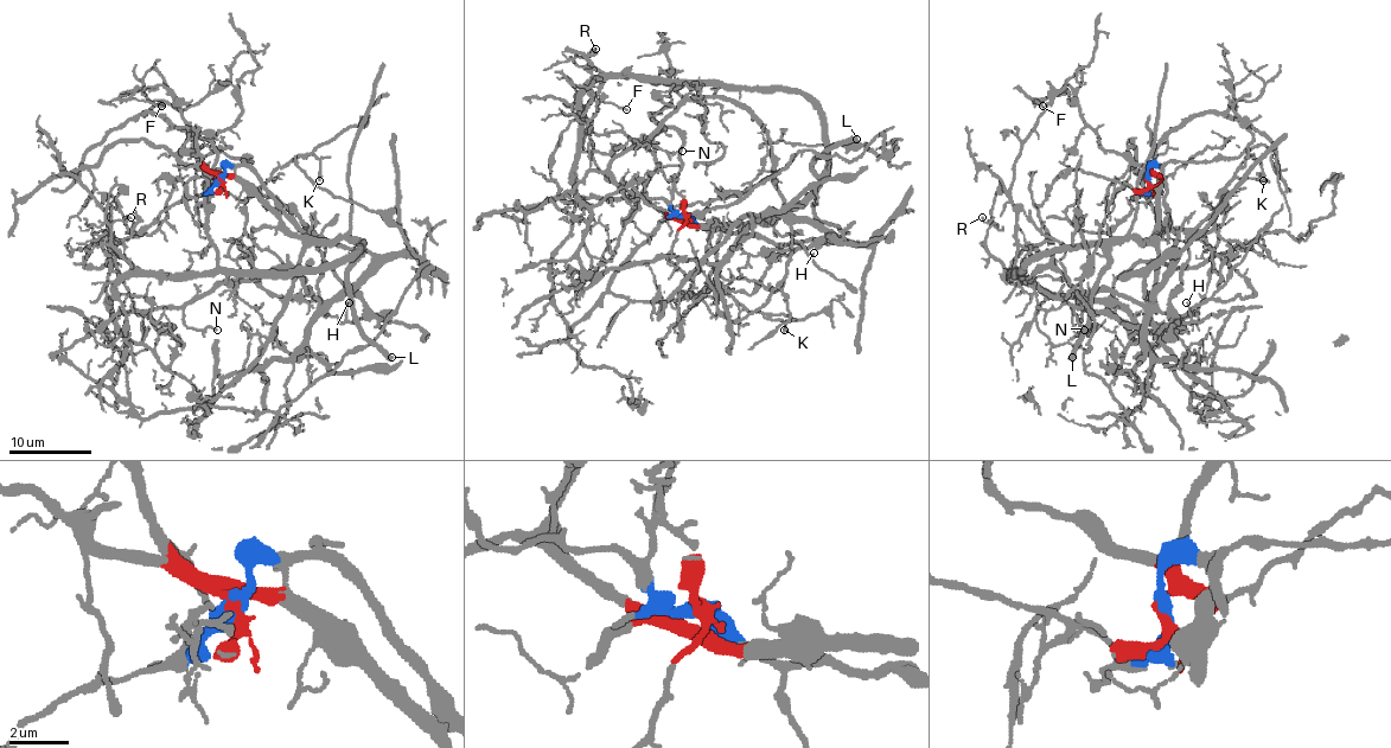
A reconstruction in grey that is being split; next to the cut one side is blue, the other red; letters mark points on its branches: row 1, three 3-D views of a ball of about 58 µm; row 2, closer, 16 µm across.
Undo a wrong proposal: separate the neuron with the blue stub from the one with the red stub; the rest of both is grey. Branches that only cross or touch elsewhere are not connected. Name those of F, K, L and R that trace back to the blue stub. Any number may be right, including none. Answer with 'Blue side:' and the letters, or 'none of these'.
Blue side: none of these

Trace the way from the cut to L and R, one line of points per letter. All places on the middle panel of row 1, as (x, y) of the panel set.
L: (684, 215), (686, 221), (702, 225), (752, 225), (787, 215), (822, 176), (814, 170), (818, 159), (857, 139)
R: (684, 215), (702, 225), (787, 215), (824, 171), (820, 112), (799, 93), (604, 75), (575, 56), (595, 48)

